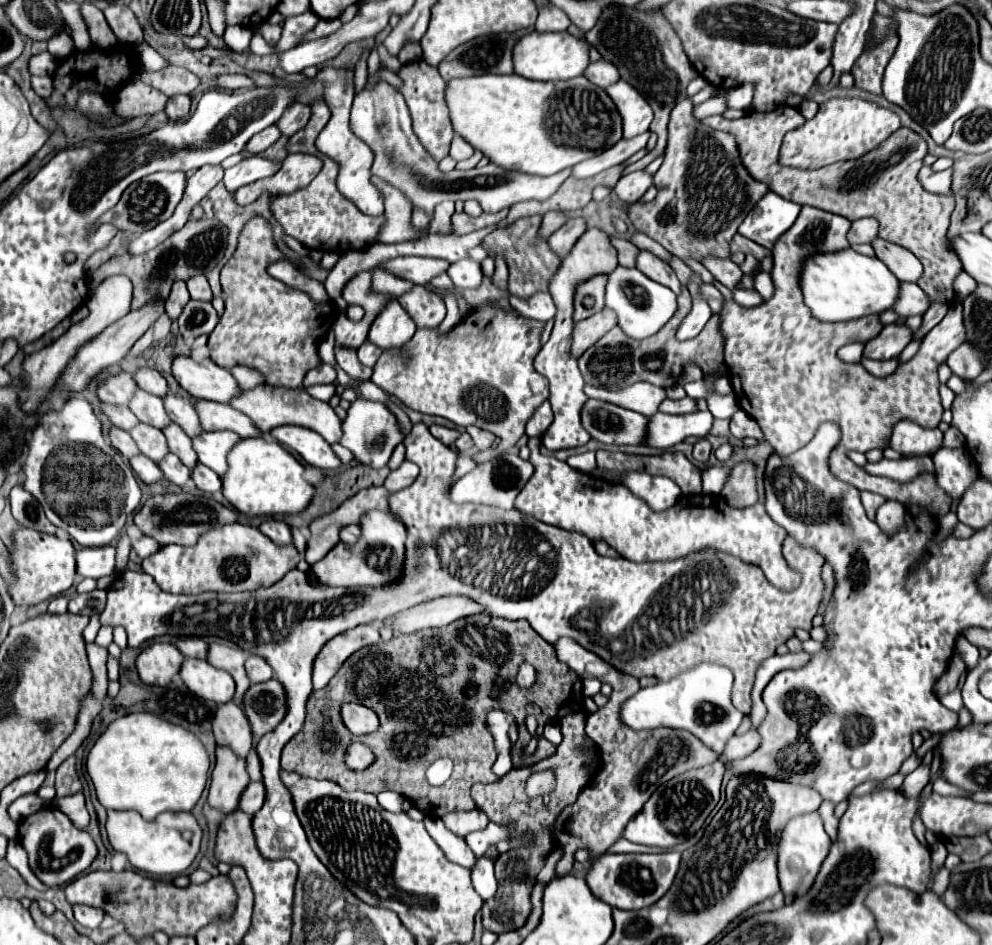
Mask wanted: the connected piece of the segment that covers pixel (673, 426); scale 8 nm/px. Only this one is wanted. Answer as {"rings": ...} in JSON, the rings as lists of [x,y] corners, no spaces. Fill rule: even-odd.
{"rings":[[[695,411],[687,415],[655,413],[649,417],[649,437],[645,445],[667,449],[685,437],[705,437],[713,427],[711,411]]]}

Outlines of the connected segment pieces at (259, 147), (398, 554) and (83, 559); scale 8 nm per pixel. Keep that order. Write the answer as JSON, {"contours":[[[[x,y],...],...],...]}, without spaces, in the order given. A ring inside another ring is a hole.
{"contours":[[[[271,125],[271,127],[263,129],[261,133],[253,135],[253,137],[249,139],[249,143],[245,145],[245,151],[249,151],[249,153],[261,153],[261,151],[265,151],[267,147],[271,147],[279,137],[281,137],[279,129],[277,129],[275,125]]],[[[369,511],[361,519],[363,537],[357,545],[337,543],[321,561],[311,565],[311,573],[317,581],[337,587],[385,587],[401,579],[405,565],[405,525],[393,519],[389,513]]],[[[85,547],[77,551],[77,573],[81,577],[109,577],[115,573],[115,547]]]]}

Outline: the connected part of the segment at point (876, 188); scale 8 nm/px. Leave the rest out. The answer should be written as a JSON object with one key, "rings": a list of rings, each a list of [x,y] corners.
{"rings":[[[779,105],[777,109],[765,113],[749,111],[745,113],[745,117],[735,121],[729,121],[721,115],[713,115],[701,121],[711,129],[733,133],[737,137],[739,153],[743,163],[747,165],[747,171],[757,181],[767,183],[771,191],[779,193],[781,197],[799,205],[811,205],[823,211],[843,215],[849,221],[861,217],[875,217],[881,223],[879,237],[909,249],[923,263],[925,271],[917,285],[929,295],[929,299],[951,303],[955,297],[953,279],[957,273],[961,273],[961,261],[955,257],[947,241],[947,227],[955,201],[953,197],[927,193],[917,181],[917,173],[923,167],[923,157],[927,155],[925,139],[915,131],[901,127],[879,147],[859,159],[841,161],[813,171],[783,167],[779,163],[779,149],[783,137],[787,131],[801,127],[805,122],[806,119],[795,107],[787,105]]]}

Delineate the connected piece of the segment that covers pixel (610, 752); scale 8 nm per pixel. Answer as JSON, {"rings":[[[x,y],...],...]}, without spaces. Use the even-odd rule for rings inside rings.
{"rings":[[[567,637],[557,641],[555,649],[557,649],[557,657],[569,667],[573,667],[577,675],[595,677],[601,679],[603,683],[613,685],[613,701],[605,705],[607,709],[601,709],[599,713],[589,713],[587,727],[585,727],[585,733],[597,743],[601,765],[597,773],[591,777],[591,785],[585,787],[583,793],[579,793],[579,799],[573,805],[561,811],[557,825],[553,825],[551,829],[555,843],[565,847],[565,855],[557,865],[557,875],[567,875],[573,869],[573,853],[577,849],[589,849],[591,859],[587,861],[585,867],[589,869],[599,855],[603,855],[615,841],[619,841],[623,837],[627,823],[641,811],[643,803],[657,791],[657,787],[665,785],[667,781],[689,769],[711,765],[721,757],[685,729],[661,727],[661,729],[635,731],[625,723],[621,725],[619,719],[621,705],[641,689],[639,679],[617,671],[601,657],[589,653],[587,649],[581,649],[581,645],[569,641]],[[567,861],[571,865],[567,865]]]}

